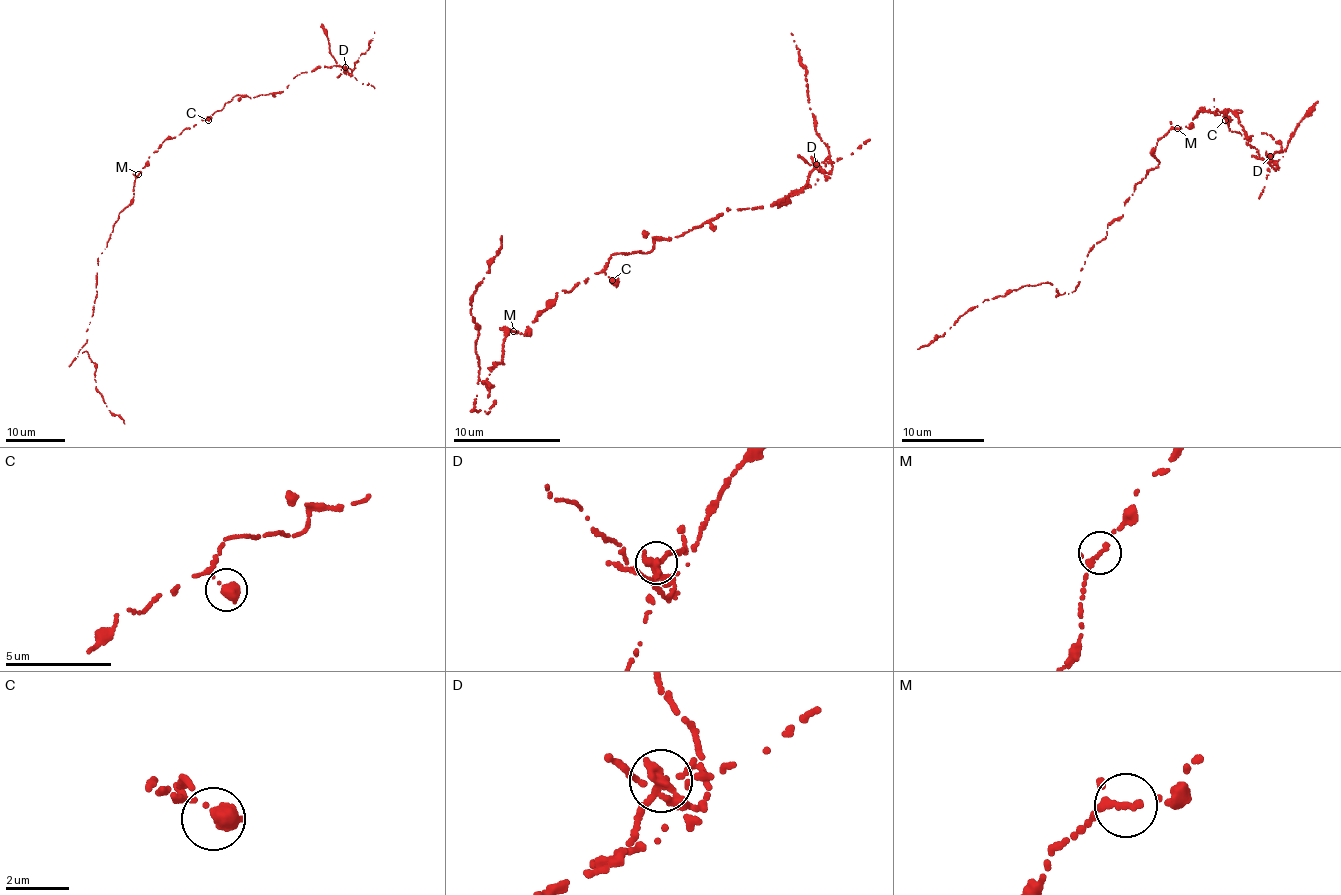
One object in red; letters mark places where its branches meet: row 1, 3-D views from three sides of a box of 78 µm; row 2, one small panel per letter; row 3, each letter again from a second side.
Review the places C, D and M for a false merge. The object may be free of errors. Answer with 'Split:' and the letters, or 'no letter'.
Split: D

